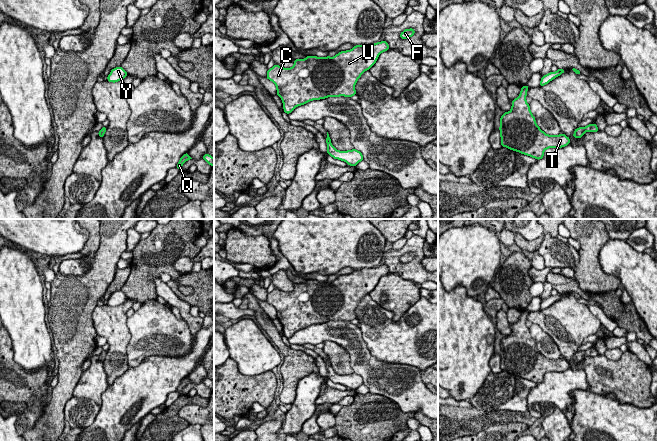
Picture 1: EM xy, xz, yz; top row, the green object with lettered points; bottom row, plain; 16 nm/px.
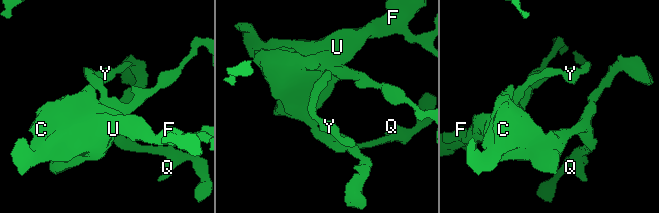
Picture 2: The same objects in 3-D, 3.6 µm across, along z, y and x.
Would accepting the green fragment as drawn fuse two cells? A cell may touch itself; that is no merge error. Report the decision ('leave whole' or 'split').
leave whole

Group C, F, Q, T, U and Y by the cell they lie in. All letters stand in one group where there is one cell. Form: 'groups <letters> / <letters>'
groups C F Q T U Y

